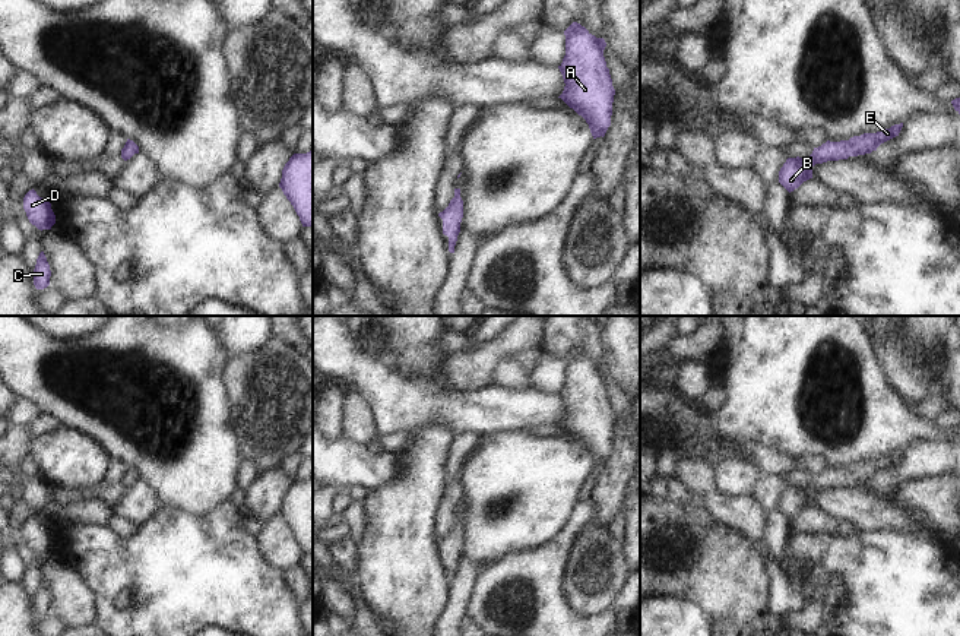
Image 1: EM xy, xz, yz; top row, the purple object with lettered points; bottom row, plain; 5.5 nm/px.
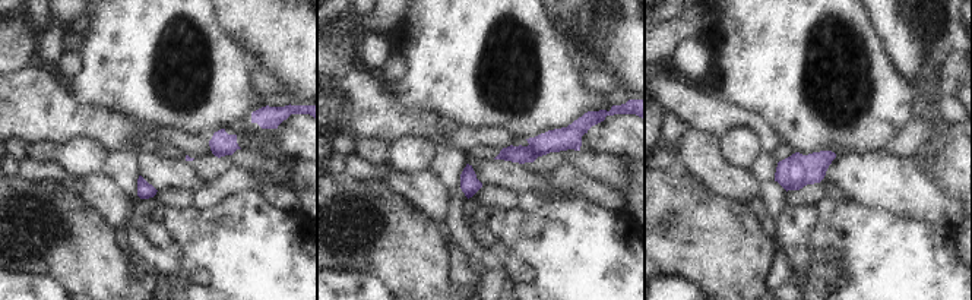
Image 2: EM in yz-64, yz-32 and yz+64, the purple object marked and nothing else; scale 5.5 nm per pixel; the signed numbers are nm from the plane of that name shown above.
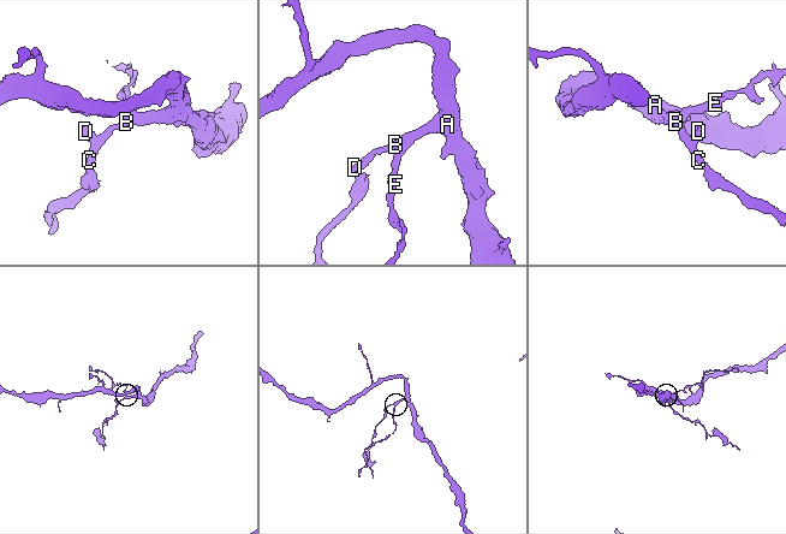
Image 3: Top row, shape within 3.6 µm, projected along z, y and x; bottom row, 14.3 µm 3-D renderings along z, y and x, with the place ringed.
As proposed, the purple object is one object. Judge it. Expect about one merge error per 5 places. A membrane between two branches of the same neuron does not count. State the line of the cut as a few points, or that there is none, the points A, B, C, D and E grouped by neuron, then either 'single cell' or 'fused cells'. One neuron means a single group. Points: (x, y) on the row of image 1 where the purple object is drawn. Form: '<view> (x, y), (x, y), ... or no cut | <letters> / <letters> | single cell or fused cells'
no cut | A B C D E | single cell

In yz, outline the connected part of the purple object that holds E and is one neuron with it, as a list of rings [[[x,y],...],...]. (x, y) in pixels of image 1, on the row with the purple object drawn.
[[[903,123],[877,133],[853,136],[849,140],[827,140],[821,146],[814,148],[812,154],[807,158],[788,158],[779,171],[779,183],[791,193],[804,181],[812,178],[812,167],[815,164],[871,154],[872,151],[877,151],[881,143],[899,136],[902,127]]]

